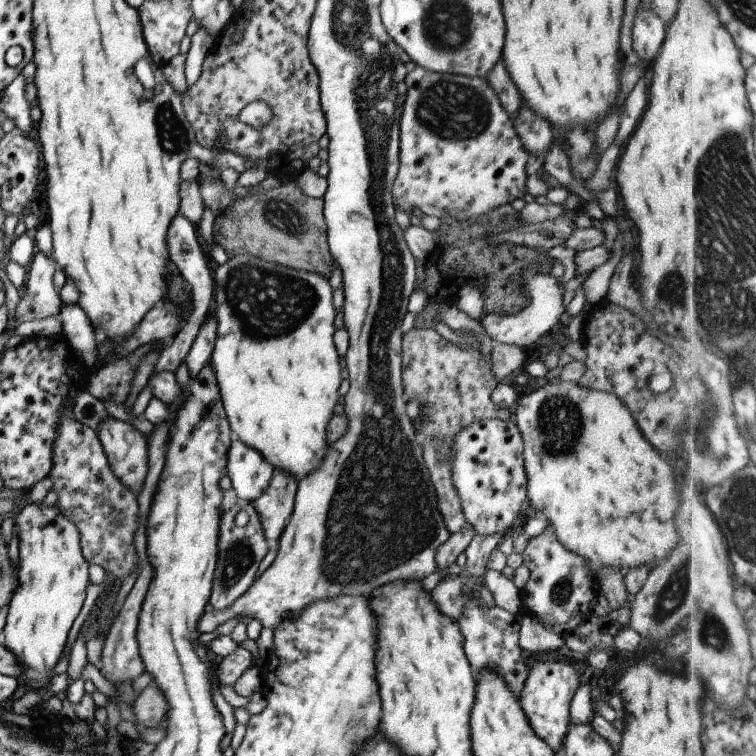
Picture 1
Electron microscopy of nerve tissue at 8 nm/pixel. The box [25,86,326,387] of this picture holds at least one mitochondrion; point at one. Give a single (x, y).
(269, 304)

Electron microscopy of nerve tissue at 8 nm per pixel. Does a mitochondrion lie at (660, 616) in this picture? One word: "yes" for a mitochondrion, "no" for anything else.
yes

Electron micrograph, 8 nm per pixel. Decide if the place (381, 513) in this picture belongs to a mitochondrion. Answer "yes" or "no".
yes

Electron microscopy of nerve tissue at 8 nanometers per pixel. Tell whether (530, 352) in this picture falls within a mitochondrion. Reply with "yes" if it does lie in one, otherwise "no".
no

